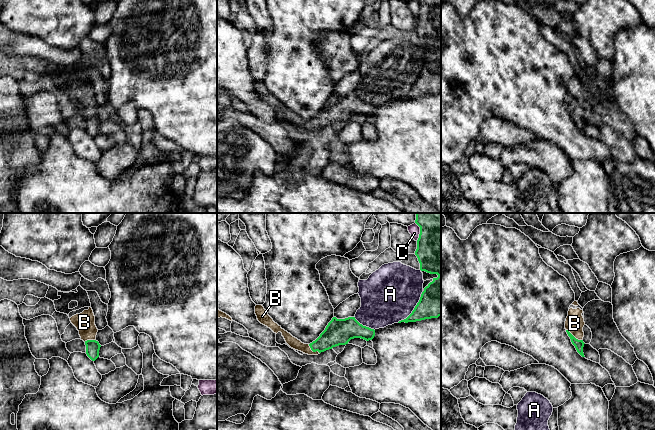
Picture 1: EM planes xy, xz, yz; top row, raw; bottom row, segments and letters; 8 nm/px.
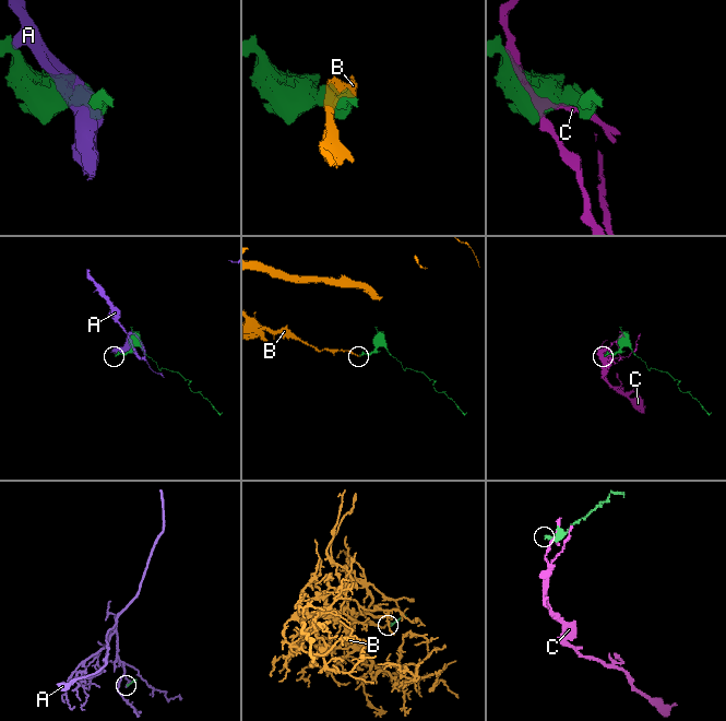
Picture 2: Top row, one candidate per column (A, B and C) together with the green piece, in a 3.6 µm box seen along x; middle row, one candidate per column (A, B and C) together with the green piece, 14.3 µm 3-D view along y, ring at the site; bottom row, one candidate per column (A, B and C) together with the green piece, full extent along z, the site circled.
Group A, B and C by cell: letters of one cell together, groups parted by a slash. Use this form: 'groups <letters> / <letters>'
groups A / B / C

